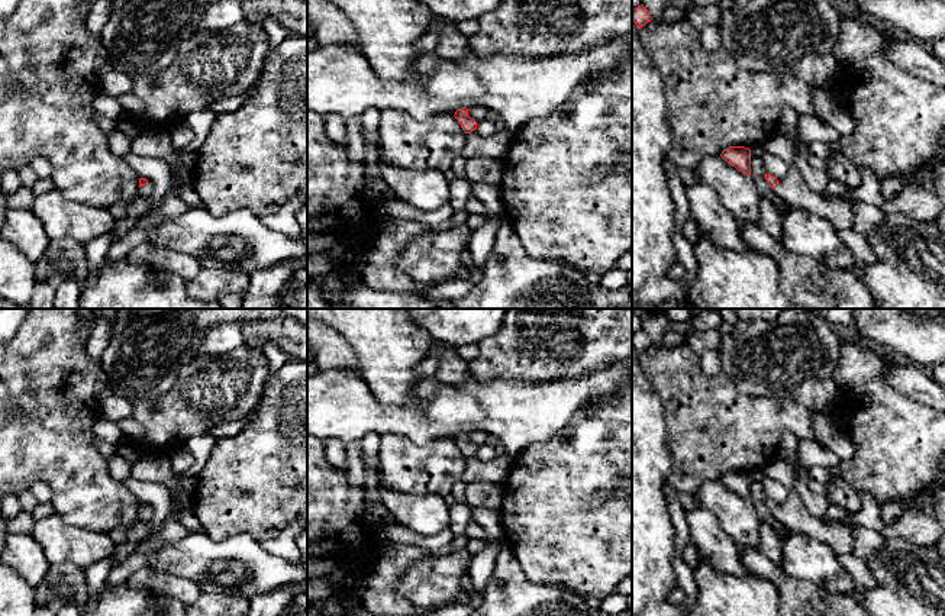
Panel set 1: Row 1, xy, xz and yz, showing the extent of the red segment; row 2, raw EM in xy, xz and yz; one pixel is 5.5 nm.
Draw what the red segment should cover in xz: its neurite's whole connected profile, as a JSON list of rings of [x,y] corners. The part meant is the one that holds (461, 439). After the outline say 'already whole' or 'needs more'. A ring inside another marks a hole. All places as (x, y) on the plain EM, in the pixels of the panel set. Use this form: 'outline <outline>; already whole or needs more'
outline [[[467,432],[458,433],[454,441],[465,457],[465,470],[461,477],[465,483],[500,483],[509,475],[515,457],[506,454],[491,461],[481,461],[475,457],[477,446],[468,441]]]; needs more

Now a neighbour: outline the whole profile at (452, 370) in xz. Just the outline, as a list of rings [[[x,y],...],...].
[[[451,345],[439,351],[439,367],[435,377],[449,386],[461,386],[474,378],[468,361],[462,359]]]

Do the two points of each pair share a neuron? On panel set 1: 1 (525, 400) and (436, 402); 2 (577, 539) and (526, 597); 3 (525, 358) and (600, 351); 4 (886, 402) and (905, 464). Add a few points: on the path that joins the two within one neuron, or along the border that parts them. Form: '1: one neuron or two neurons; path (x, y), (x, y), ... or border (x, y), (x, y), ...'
1: one neuron; path (503, 402), (458, 402)
2: two neurons; border (516, 558), (529, 580), (565, 584), (571, 590)
3: one neuron; path (544, 351), (581, 351)
4: one neuron; path (886, 418), (886, 428), (897, 441), (897, 448)

